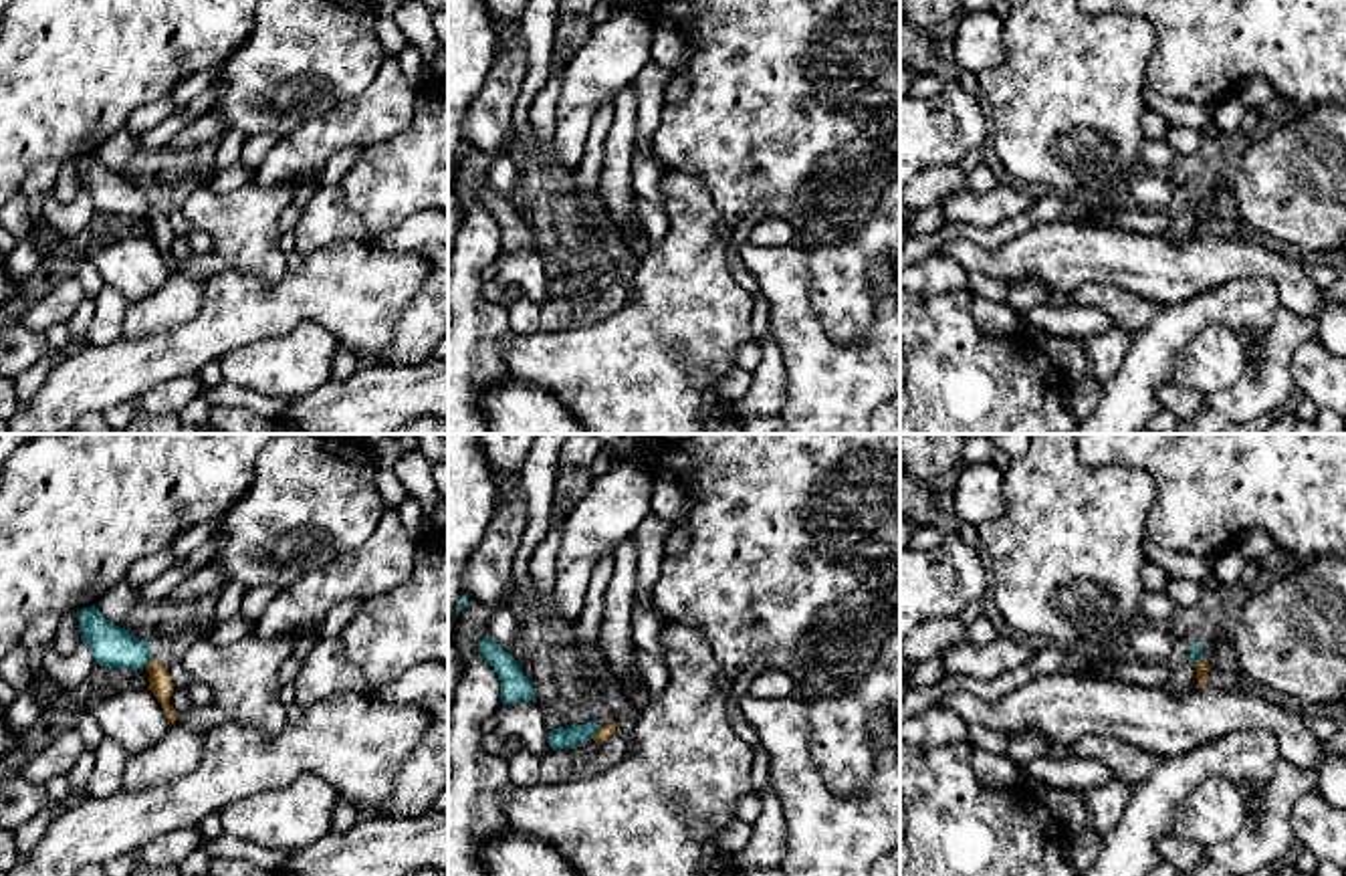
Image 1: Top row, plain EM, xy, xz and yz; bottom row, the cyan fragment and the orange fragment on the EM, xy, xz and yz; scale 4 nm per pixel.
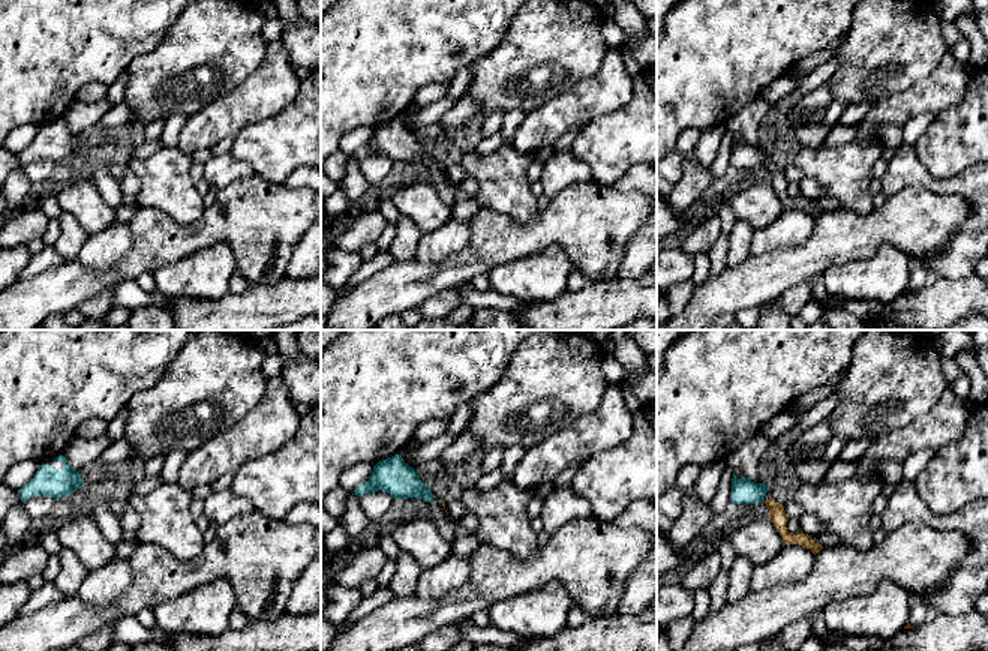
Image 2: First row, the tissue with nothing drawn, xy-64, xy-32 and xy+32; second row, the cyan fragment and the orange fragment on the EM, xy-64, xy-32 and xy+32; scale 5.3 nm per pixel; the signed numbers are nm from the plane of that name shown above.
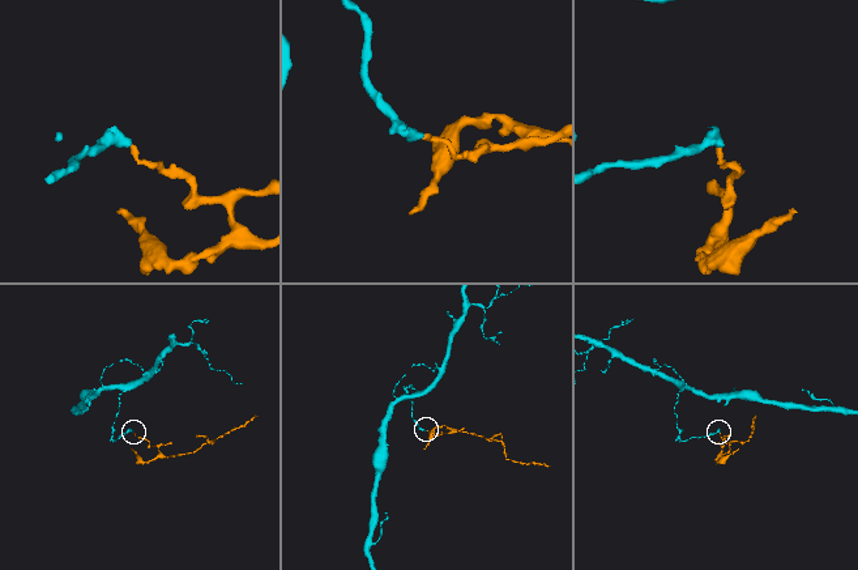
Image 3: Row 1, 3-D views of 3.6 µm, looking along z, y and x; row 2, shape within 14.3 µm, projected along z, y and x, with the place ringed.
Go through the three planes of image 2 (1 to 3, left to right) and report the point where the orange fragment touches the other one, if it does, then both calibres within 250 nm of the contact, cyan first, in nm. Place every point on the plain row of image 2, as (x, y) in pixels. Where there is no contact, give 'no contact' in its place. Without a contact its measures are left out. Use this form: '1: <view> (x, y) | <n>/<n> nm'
1: no contact
2: no contact
3: no contact

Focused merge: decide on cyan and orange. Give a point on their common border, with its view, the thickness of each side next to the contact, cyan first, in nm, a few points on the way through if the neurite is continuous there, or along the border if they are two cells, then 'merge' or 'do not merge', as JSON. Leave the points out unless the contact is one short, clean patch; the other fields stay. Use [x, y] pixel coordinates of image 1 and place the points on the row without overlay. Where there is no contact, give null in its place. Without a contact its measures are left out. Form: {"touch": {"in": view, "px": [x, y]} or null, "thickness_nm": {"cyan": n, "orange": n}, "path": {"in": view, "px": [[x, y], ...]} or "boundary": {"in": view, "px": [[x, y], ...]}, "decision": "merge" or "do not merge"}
{"touch": {"in": "xz", "px": [596, 279]}, "thickness_nm": {"cyan": 90, "orange": 60}, "boundary": {"in": "xz", "px": [[600, 275], [592, 285]]}, "decision": "do not merge"}

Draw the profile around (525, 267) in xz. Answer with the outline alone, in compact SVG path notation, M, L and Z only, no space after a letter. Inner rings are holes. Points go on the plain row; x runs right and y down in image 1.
M500 248L494 281L502 287L519 285L523 295L533 303L541 305L547 299L549 277L545 275L545 262L539 250L519 248L504 252Z

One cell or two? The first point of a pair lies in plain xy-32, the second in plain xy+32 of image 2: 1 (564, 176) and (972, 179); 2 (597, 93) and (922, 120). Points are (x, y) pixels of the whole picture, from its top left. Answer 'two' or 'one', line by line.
1: one
2: two

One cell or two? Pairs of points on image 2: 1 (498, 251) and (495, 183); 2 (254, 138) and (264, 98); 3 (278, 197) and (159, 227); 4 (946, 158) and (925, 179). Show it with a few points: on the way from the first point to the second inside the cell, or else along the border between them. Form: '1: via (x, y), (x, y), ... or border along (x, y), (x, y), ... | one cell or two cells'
1: border along (485, 206), (522, 222), (531, 218) | two cells
2: border along (288, 105), (263, 120), (246, 125), (234, 137) | two cells
3: via (248, 216), (218, 222), (203, 233), (189, 233) | one cell
4: border along (913, 147), (937, 179), (964, 170) | two cells

